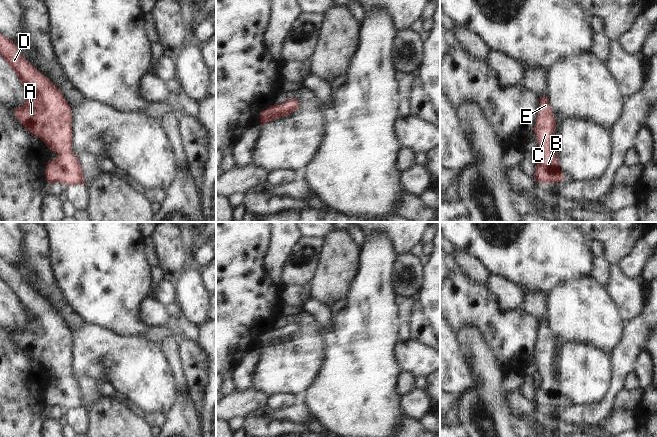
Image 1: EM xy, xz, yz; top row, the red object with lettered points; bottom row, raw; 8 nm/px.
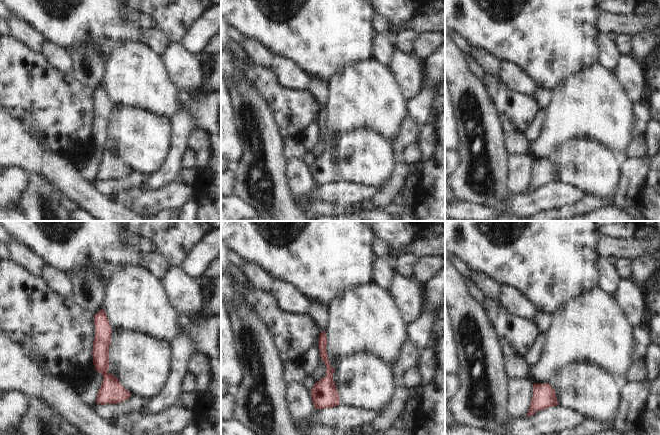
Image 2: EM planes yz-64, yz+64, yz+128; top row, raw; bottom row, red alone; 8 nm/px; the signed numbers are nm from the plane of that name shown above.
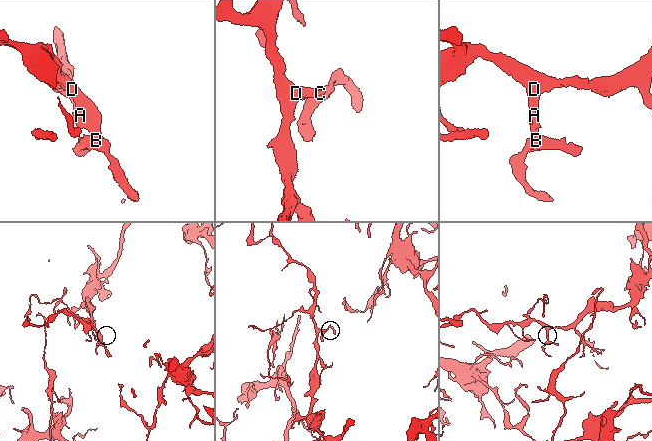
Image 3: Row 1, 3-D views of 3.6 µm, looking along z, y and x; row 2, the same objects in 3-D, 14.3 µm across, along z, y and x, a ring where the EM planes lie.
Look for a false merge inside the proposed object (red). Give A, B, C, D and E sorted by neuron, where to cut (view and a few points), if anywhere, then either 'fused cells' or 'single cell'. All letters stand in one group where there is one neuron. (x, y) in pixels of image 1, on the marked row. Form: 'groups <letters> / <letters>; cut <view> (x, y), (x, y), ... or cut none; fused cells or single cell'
groups A B C D E; cut none; single cell

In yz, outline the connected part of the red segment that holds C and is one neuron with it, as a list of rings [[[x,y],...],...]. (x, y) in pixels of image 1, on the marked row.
[[[548,96],[540,98],[534,132],[538,140],[538,148],[542,150],[542,158],[536,166],[534,180],[541,184],[558,183],[564,180],[560,170],[558,156],[554,149],[554,131],[556,127]]]

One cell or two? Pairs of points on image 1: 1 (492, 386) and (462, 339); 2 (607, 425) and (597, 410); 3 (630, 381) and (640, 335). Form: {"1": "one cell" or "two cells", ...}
{"1": "one cell", "2": "two cells", "3": "two cells"}

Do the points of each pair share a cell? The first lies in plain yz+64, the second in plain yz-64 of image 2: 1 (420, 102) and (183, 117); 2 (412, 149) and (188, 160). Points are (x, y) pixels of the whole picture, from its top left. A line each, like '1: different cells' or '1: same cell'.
1: same cell
2: same cell

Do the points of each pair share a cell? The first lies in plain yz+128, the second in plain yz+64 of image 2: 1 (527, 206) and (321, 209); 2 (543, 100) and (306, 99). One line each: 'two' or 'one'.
1: two
2: two

